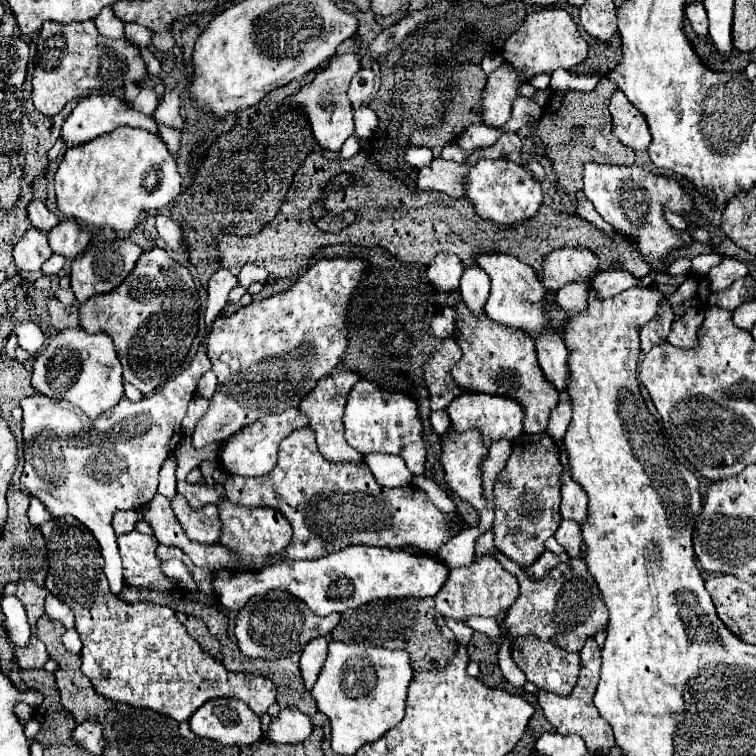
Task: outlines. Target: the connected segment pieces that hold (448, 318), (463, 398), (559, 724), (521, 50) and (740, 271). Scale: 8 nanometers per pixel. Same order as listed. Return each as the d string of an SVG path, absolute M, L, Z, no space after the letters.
M446 307L442 313L438 313L430 323L430 333L434 337L450 337L456 323L456 311Z
M466 393L456 397L448 405L448 415L450 415L450 431L462 433L468 429L480 429L482 441L490 447L494 439L510 439L514 441L518 435L524 433L522 429L522 417L524 417L524 407L506 395L490 395L490 393Z
M594 639L586 641L584 649L580 651L580 659L582 659L582 669L580 669L578 683L576 683L574 691L568 697L560 697L556 693L540 691L538 703L540 703L546 719L556 727L558 733L562 733L562 735L576 733L584 739L584 743L592 755L606 755L614 747L614 735L612 735L612 727L598 715L598 711L592 703L592 697L594 697L594 691L598 685L598 675L600 675L600 649L594 643Z
M550 9L530 13L522 27L506 41L502 57L516 69L522 69L524 75L532 77L536 73L552 73L556 69L570 69L586 59L588 45L582 39L576 23L564 9Z
M724 257L722 263L718 267L712 267L708 273L708 279L712 281L710 289L712 291L722 291L726 287L730 287L730 283L734 283L740 277L748 275L748 267L746 263L742 263L736 257Z

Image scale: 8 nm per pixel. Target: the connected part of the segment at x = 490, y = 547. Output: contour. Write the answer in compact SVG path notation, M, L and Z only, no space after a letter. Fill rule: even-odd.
M486 531L478 541L476 541L476 557L478 555L484 555L484 553L492 553L492 551L496 551L496 547L494 547L494 543L492 543L492 531Z

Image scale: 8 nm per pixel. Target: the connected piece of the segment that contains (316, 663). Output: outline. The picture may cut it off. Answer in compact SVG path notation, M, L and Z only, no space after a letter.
M318 637L314 639L310 645L304 647L302 657L300 657L300 671L302 671L302 679L304 679L304 689L310 691L316 683L316 677L320 673L320 667L326 659L326 647L328 641L332 637Z

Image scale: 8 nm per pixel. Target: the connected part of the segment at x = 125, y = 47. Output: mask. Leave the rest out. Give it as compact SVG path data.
M46 21L42 25L34 69L32 69L32 101L44 115L56 115L76 97L112 95L126 83L140 83L148 75L140 49L128 39L106 39L98 33L94 21L74 21L68 25Z

